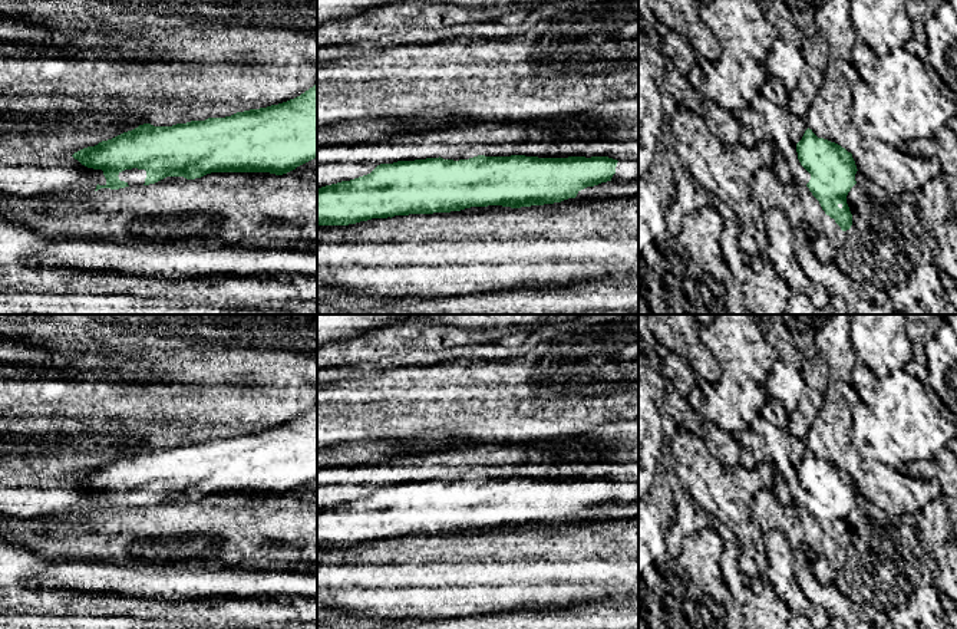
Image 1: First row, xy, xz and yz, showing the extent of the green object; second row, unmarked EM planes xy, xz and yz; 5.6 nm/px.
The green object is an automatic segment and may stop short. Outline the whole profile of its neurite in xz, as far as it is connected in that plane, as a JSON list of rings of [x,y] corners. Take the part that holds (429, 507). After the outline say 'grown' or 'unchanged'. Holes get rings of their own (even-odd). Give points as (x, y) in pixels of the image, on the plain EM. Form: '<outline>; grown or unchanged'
[[[525,477],[469,481],[426,480],[380,485],[370,495],[317,510],[317,547],[349,547],[372,540],[461,533],[471,528],[544,527],[611,503],[617,481],[608,478],[538,480]]]; unchanged

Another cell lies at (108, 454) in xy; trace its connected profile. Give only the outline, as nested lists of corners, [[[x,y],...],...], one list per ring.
[[[128,445],[128,447],[121,447],[121,448],[103,448],[103,449],[98,449],[98,452],[102,455],[102,462],[108,462],[123,454],[132,452],[138,448],[139,447]]]

